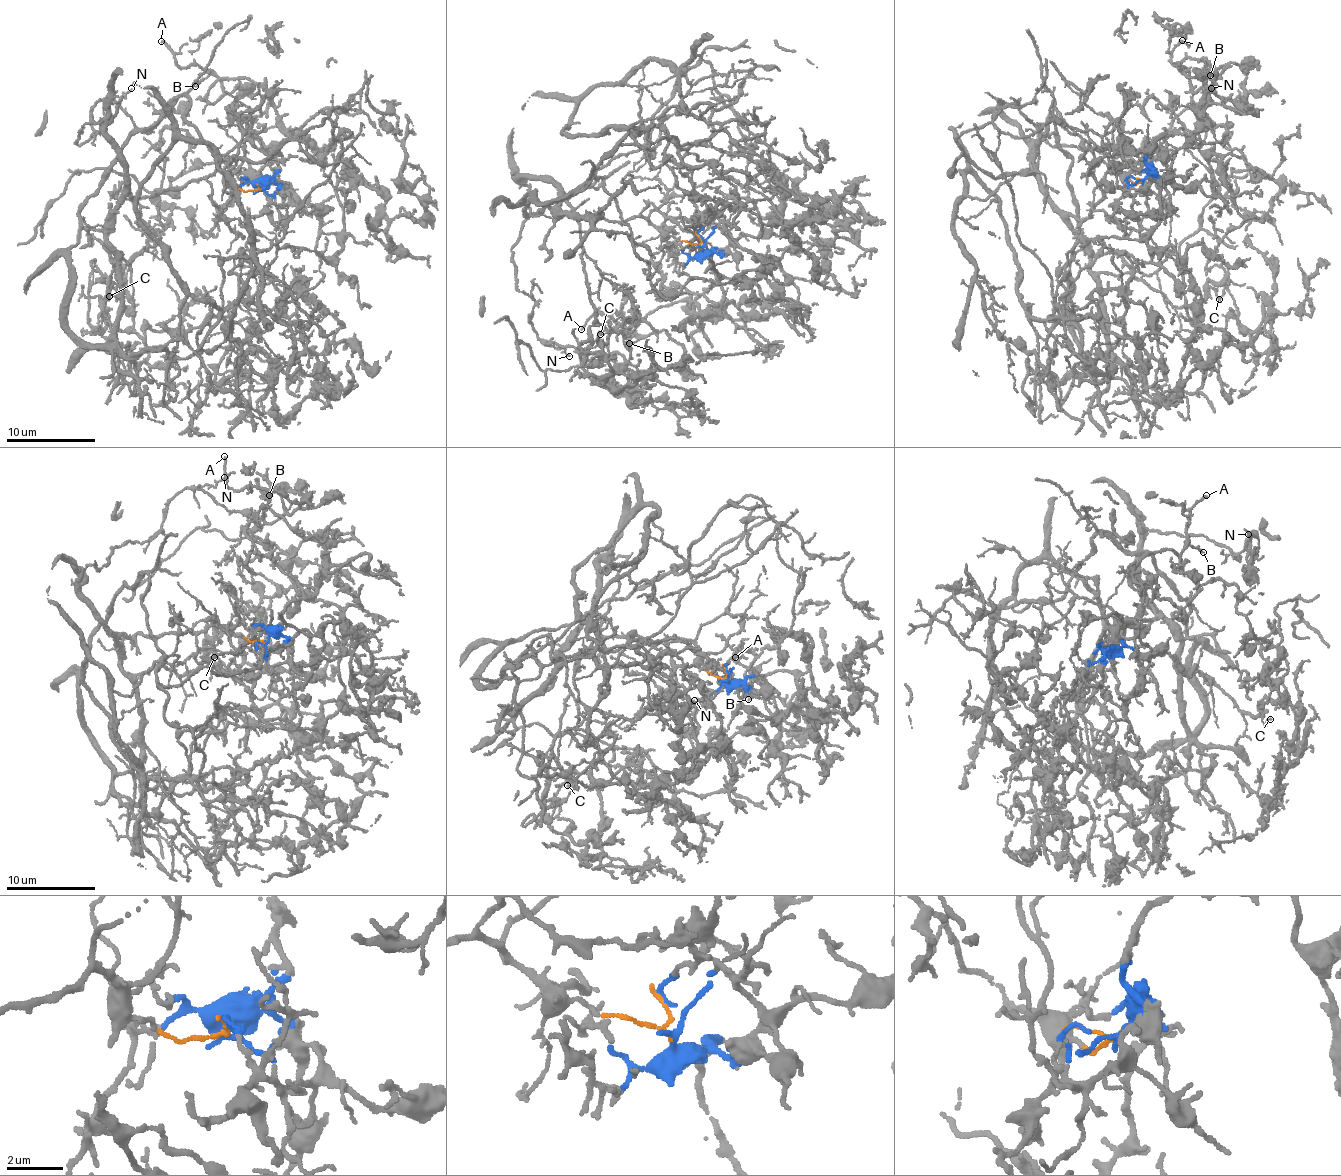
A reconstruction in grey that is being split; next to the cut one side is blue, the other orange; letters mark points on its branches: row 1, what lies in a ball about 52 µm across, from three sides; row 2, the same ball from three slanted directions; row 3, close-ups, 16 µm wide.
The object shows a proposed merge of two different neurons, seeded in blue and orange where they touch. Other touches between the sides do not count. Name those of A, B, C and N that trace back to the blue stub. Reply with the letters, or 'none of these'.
A, B

